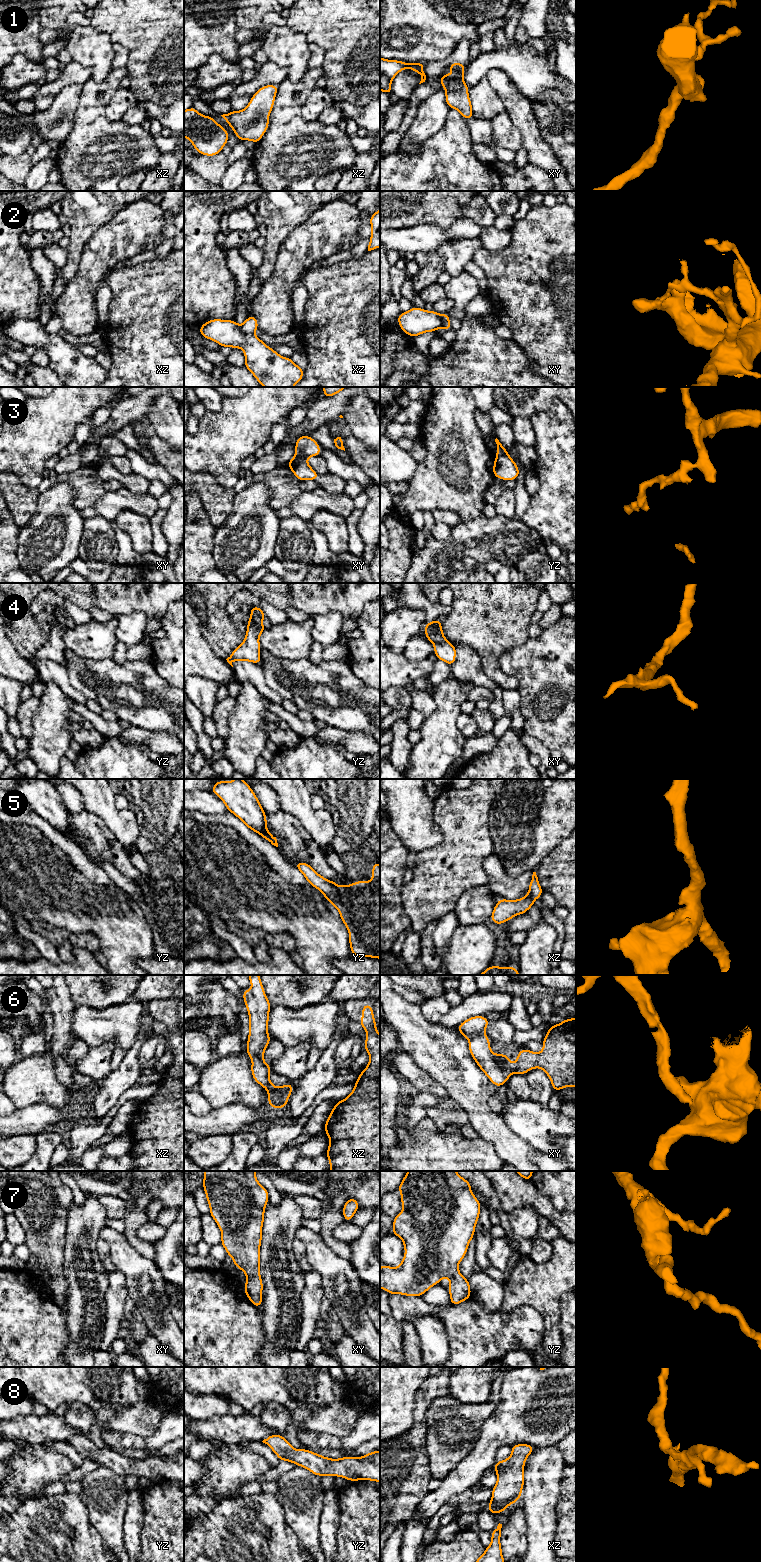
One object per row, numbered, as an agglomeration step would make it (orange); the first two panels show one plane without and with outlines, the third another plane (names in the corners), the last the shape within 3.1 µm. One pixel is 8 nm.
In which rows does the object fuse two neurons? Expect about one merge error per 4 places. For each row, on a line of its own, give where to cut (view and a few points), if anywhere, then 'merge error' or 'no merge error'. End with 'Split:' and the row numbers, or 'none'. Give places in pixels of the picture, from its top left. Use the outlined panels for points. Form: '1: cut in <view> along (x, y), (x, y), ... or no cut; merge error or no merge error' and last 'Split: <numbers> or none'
1: no cut; no merge error
2: cut in xz along (239, 325), (243, 332), (253, 334); merge error
3: cut in xy along (295, 455), (305, 458); merge error
4: no cut; no merge error
5: no cut; no merge error
6: cut in xz along (276, 1087), (276, 1091), (287, 1099); merge error
7: no cut; no merge error
8: no cut; no merge error
Split: 2, 3, 6

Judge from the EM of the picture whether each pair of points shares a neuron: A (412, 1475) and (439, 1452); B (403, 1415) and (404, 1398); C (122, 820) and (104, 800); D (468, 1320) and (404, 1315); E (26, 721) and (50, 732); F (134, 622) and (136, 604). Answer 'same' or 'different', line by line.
A: different
B: same
C: same
D: same
E: different
F: different

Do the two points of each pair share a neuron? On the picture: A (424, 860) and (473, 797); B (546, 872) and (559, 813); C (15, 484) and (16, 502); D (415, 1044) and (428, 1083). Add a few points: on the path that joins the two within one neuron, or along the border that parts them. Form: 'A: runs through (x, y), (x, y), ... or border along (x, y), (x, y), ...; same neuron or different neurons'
A: runs through (442, 851), (463, 830), (463, 815); same neuron
B: border along (565, 837), (539, 864); different neurons
C: runs through (15, 488), (16, 498); same neuron
D: border along (407, 1055), (442, 1086); different neurons

